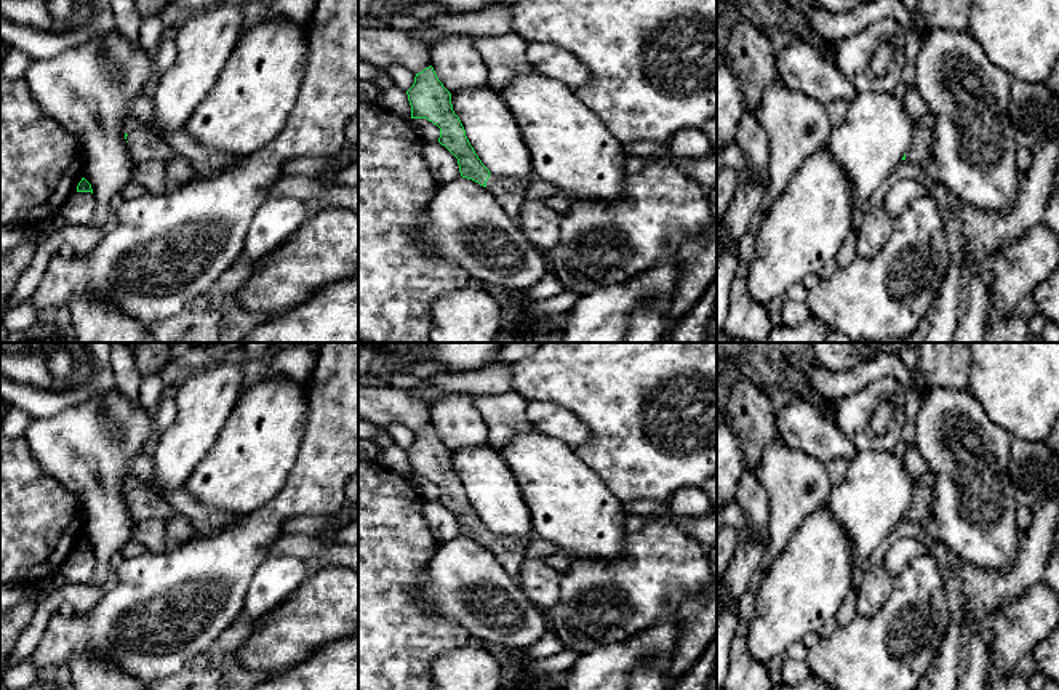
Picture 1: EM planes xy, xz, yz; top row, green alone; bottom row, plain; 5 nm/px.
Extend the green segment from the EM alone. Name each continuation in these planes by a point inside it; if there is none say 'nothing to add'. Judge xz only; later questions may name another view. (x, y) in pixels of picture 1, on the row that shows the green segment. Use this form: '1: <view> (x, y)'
1: xz (509, 192)

